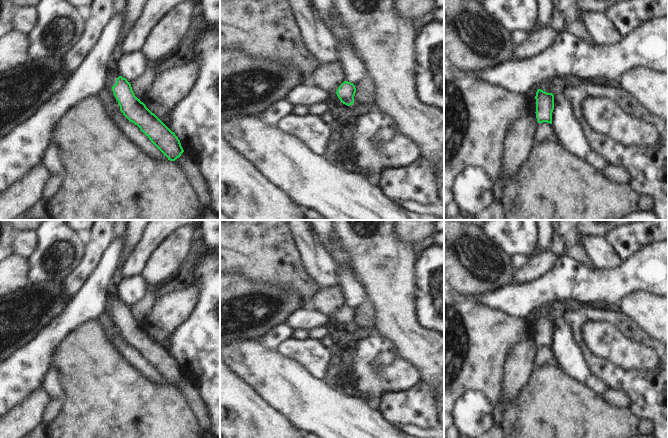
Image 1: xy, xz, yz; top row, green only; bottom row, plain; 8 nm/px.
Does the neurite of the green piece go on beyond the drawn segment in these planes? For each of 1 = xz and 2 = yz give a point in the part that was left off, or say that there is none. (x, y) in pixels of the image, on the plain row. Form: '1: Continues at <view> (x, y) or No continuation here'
1: No continuation here
2: No continuation here

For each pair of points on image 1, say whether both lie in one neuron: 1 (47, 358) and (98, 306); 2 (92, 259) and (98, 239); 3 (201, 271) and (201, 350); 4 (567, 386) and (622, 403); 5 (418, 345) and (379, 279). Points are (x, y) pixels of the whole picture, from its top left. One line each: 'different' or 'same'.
1: same
2: same
3: same
4: different
5: same

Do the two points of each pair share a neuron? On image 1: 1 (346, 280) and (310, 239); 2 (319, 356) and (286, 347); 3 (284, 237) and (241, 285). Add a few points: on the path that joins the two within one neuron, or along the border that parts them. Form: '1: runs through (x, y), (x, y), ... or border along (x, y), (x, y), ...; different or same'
1: border along (328, 250), (337, 265), (340, 284); different
2: runs through (311, 352), (294, 348); same
3: border along (230, 272), (244, 274), (257, 281), (272, 283); different

